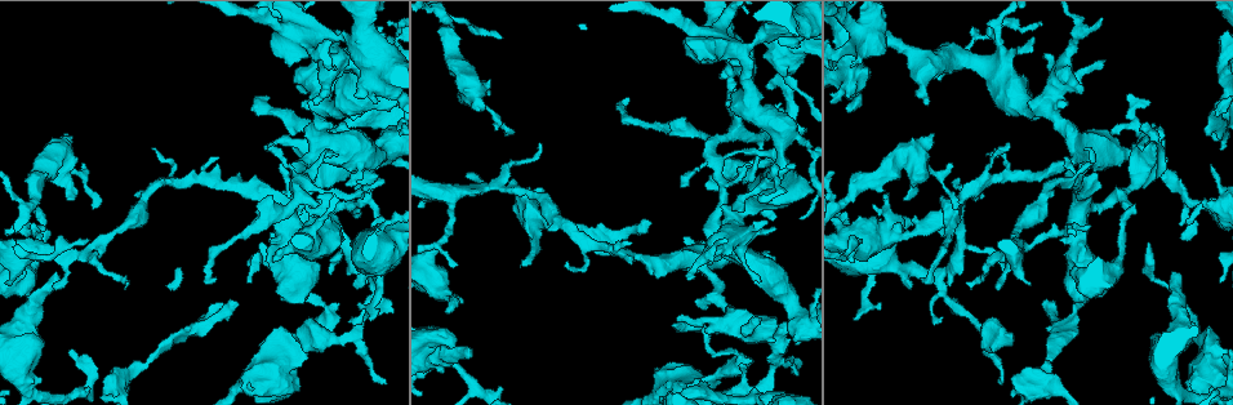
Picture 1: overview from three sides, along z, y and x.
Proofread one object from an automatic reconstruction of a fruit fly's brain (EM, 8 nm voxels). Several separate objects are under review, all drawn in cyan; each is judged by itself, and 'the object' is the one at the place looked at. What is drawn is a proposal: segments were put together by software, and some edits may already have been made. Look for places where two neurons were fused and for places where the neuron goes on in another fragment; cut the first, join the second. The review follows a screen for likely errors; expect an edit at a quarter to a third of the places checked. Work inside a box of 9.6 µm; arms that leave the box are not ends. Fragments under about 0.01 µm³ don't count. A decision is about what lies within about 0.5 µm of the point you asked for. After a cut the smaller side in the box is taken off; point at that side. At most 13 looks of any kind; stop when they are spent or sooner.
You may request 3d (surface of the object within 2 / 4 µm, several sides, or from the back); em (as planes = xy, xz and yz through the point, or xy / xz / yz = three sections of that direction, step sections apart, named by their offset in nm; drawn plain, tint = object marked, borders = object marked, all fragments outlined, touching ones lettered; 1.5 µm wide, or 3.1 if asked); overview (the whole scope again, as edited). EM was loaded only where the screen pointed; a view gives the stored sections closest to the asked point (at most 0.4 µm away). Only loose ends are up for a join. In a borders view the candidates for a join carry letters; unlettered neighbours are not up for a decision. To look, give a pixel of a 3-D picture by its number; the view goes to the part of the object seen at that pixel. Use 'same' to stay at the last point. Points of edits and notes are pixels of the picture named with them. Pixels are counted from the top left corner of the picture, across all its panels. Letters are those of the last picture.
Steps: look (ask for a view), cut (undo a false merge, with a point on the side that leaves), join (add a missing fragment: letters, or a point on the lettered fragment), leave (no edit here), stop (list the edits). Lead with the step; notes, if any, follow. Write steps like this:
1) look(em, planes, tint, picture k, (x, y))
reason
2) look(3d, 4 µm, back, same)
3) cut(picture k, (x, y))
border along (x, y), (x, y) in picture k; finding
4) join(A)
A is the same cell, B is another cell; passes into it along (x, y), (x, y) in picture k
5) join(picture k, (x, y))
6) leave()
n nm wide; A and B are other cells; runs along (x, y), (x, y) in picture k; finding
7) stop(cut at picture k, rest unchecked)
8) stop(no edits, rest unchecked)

look(em, yz, step 8, borders, picture 1, (383, 297))
narrows sharply

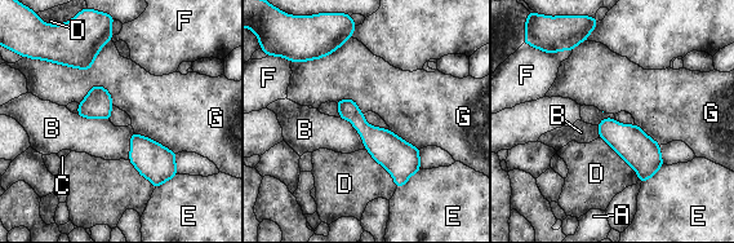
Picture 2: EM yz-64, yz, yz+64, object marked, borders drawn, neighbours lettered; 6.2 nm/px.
look(em, planes, borders, same)
cut it another way

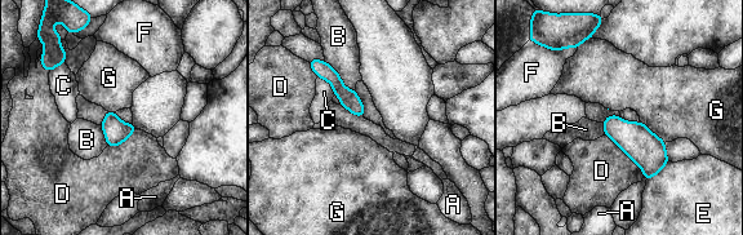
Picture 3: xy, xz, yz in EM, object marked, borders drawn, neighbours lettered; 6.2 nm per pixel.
leave()
110 nm wide; A, B, C, D, E, F and G are other cells; border along (640, 120), (664, 142) in picture 3; all the same neuron

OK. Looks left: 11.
look(em, xz, step 4, tint, picture 1, (903, 230))
calibre changes

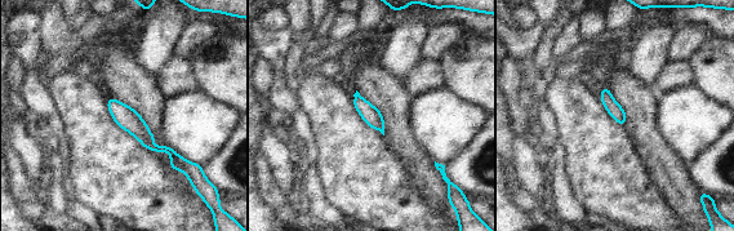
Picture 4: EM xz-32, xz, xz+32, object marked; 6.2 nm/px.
look(em, planes, borders, same)

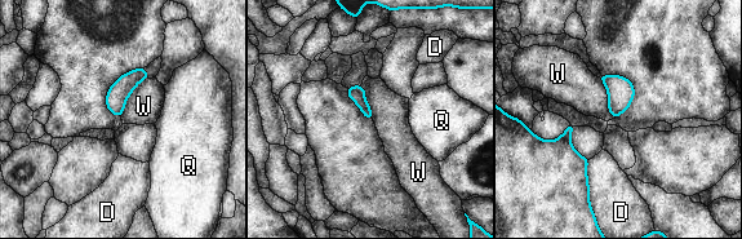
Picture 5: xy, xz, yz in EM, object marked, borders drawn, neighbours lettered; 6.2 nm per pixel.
leave()
D, Q and W are other cells; border along (147, 78), (132, 92), (120, 116) in picture 5; continuous, no second neuron

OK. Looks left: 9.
look(3d, 2 µm, picture 1, (1083, 306))
tapers out

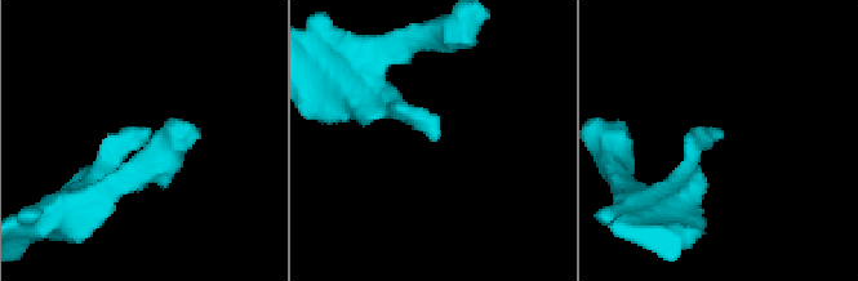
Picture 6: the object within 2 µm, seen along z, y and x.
look(em, planes, tint, picture 6, (719, 135))
now the EM

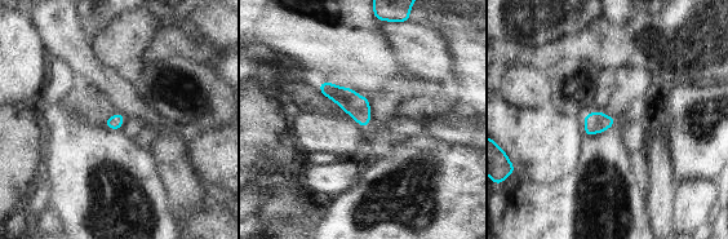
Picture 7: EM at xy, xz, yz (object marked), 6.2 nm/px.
look(em, planes, borders, same)

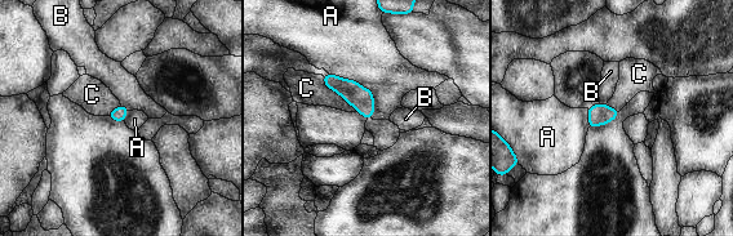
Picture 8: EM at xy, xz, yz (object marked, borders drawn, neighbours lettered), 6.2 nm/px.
leave()
90 nm wide; A, B and C are other cells; border along (329, 74), (371, 90), (372, 118) in picture 8; no lettered fragment goes on from it

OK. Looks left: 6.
look(3d, 4 µm, picture 1, (1009, 147))
branch stops here

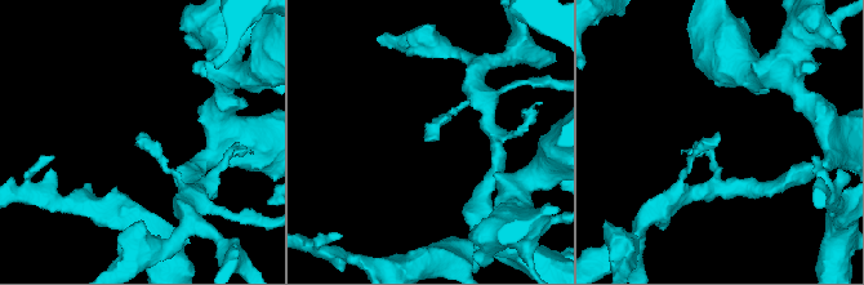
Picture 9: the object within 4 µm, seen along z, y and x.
look(em, planes, tint, picture 9, (425, 140))
shape alone is not enough

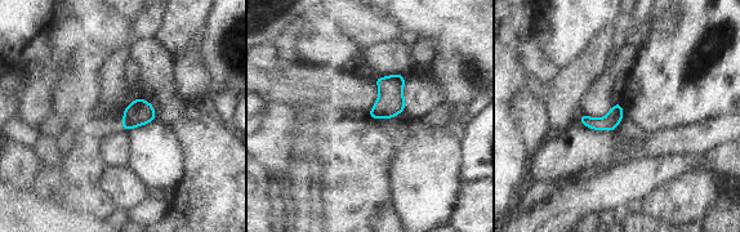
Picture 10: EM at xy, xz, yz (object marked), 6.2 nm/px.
look(em, planes, borders, same)
what lies round it

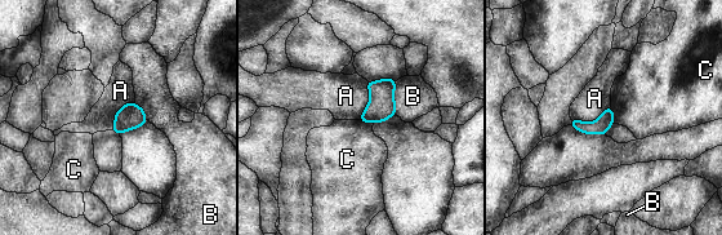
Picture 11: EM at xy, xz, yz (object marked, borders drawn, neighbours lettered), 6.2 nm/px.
leave()
A touches over 260 nm; A, B and C are other cells; border along (610, 105), (592, 122), (571, 120) in picture 11; no lettered fragment goes on from it

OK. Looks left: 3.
look(em, xz, step 4, borders, picture 1, (37, 207))

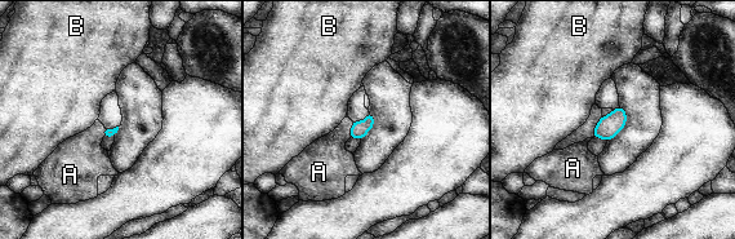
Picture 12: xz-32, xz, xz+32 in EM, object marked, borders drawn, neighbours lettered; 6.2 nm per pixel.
look(em, planes, borders, same)
cut it another way

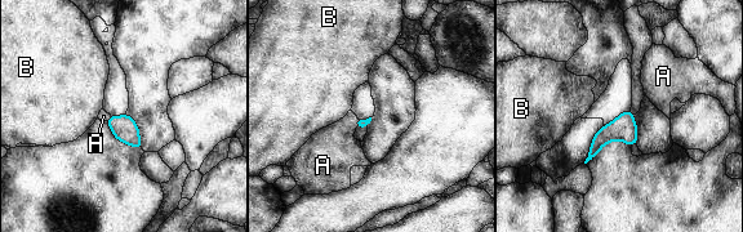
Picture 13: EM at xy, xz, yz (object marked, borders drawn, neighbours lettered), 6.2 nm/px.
join(A)
A touches over 60 nm; A is the same cell, B is another cell; passes into it along (360, 123), (356, 123), (330, 152) in picture 13; the neuron continues

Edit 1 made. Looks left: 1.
stop(join at picture 13, rest unchecked)

